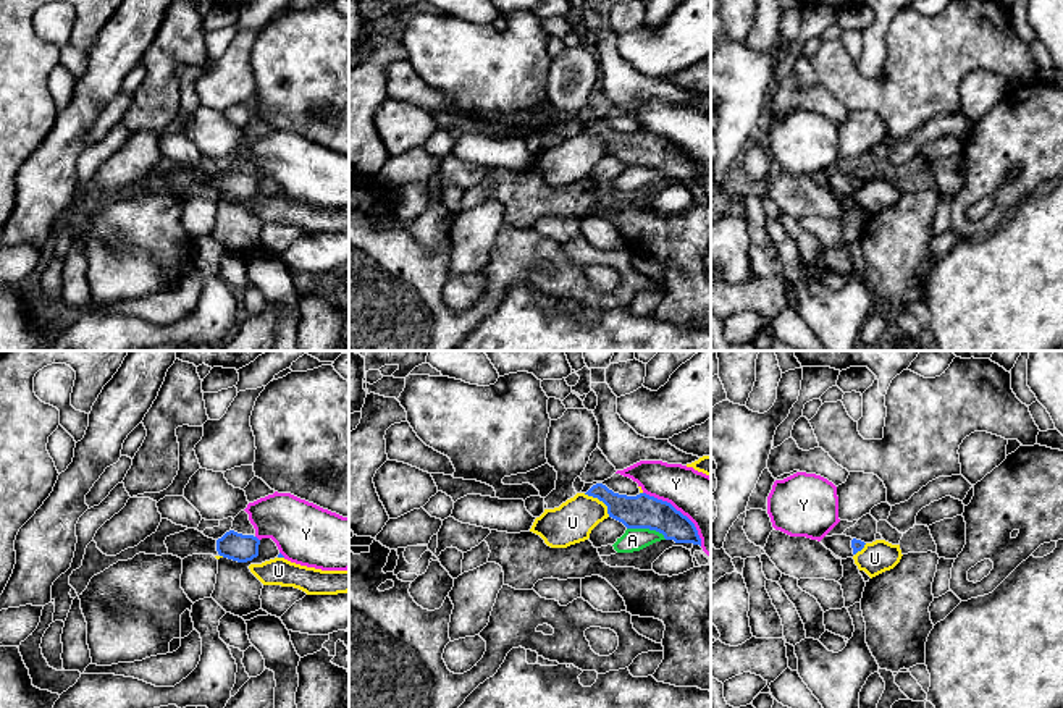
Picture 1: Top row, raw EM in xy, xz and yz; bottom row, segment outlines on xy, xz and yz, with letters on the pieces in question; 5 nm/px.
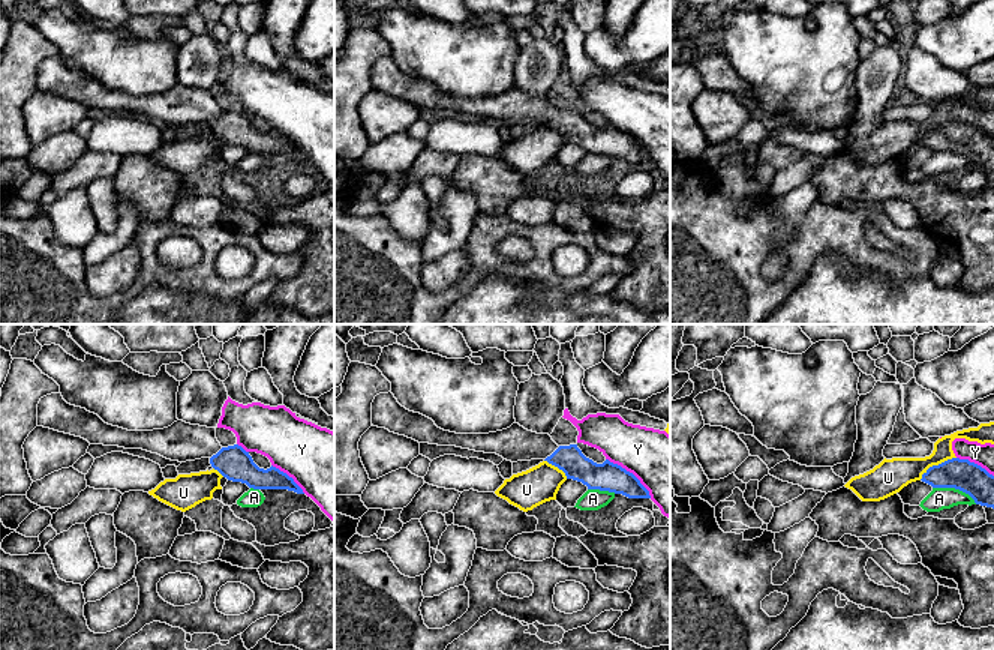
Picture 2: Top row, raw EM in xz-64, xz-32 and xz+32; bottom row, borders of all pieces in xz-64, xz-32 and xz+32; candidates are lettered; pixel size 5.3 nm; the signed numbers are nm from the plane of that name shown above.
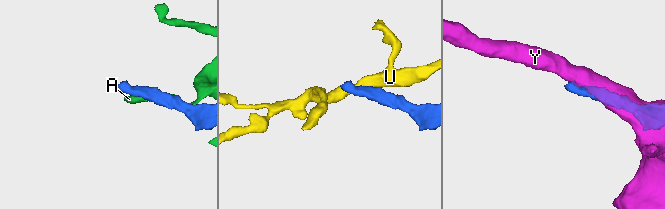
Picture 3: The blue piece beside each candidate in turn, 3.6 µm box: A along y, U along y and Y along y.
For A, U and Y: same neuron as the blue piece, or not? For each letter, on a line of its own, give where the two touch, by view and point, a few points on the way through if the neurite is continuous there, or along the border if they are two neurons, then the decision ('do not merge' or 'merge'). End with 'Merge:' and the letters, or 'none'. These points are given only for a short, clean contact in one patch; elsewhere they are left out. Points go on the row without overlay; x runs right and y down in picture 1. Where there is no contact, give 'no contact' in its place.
A: meets blue in xz at (647, 165); do not merge
U: meets blue in xz at (600, 138); do not merge
Y: meets blue in xz at (679, 149); do not merge
Merge: none

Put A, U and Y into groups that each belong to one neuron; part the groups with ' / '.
A / U / Y

